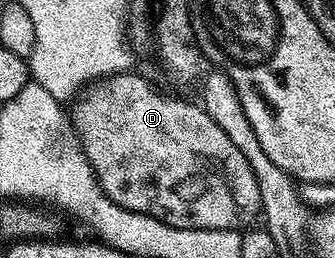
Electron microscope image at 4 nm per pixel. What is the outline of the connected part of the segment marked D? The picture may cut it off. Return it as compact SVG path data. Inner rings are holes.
M135 72L113 74L99 81L97 85L89 91L91 94L75 108L74 114L72 110L72 121L78 135L79 143L82 151L86 153L86 159L90 161L94 175L98 177L98 183L102 191L116 204L120 204L120 208L128 208L132 212L147 214L156 220L160 220L164 224L168 224L172 228L245 231L247 227L253 223L250 221L252 221L254 217L257 219L259 215L261 215L262 201L260 200L260 188L256 184L256 176L252 172L248 160L244 160L244 154L240 152L240 148L236 148L236 144L232 144L232 140L228 140L227 134L220 129L220 124L216 124L216 120L212 120L212 116L208 116L208 112L202 109L201 105L194 103L193 106L192 103L184 102L180 98L168 98L164 94L157 94L157 92L150 87L148 79L141 78L140 75L134 73Z

